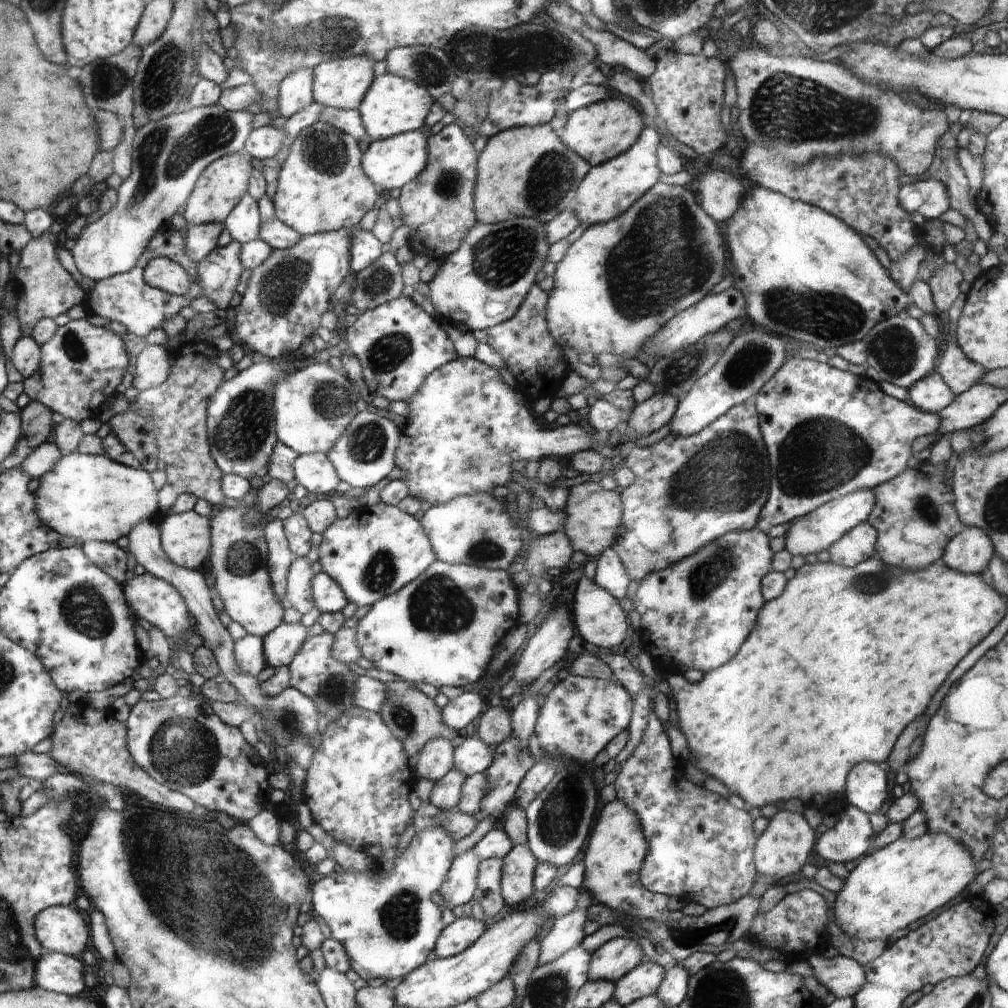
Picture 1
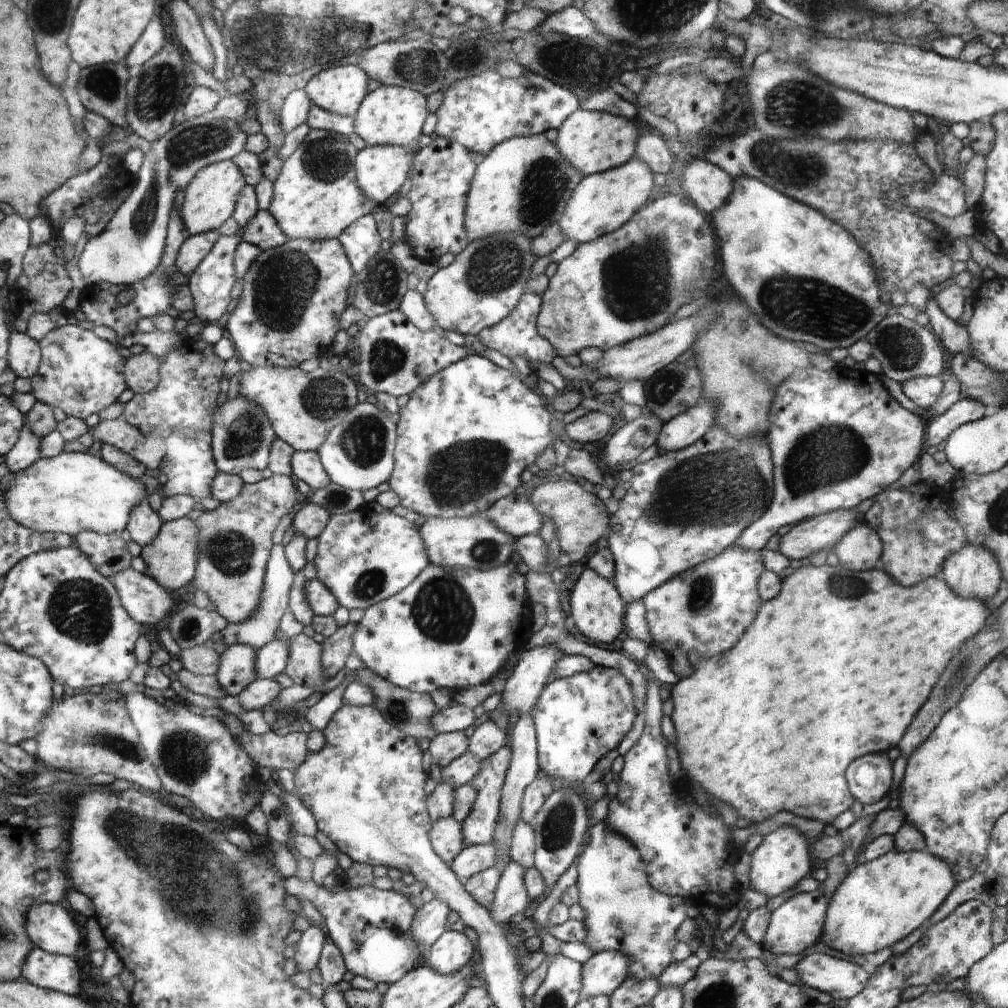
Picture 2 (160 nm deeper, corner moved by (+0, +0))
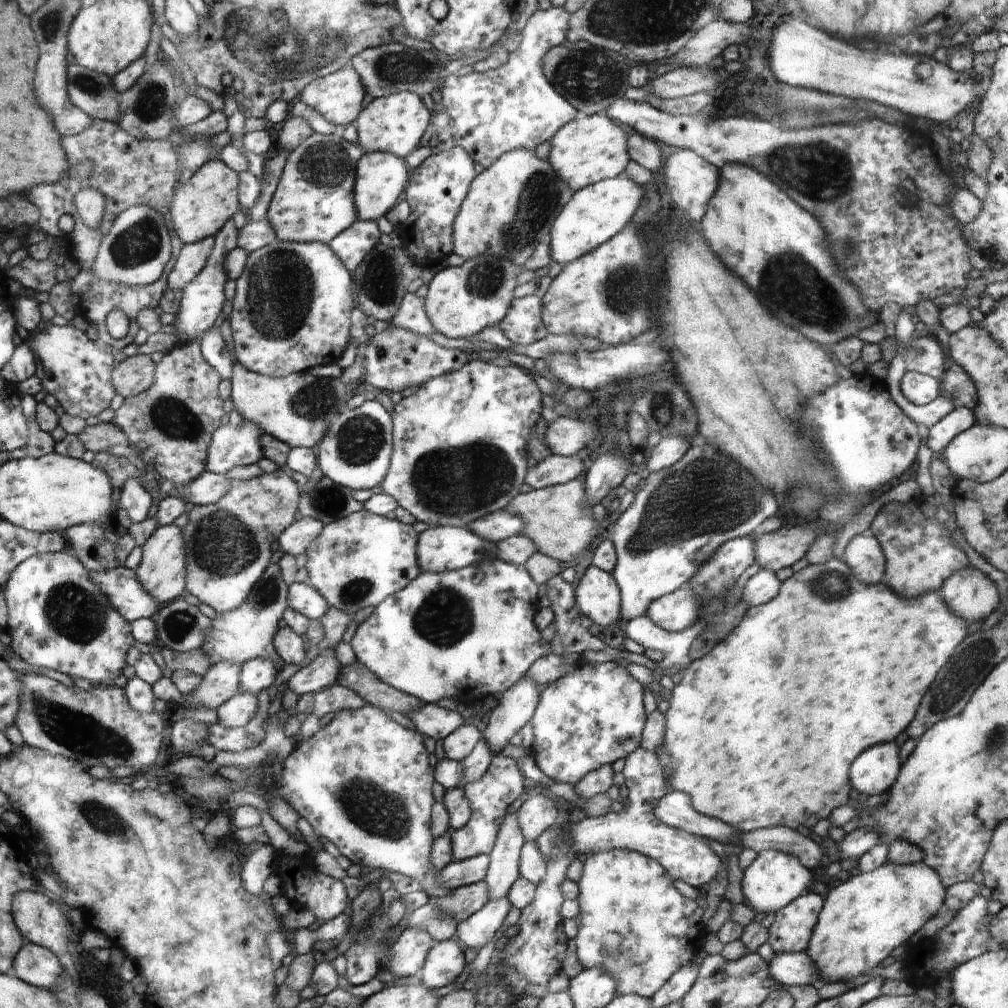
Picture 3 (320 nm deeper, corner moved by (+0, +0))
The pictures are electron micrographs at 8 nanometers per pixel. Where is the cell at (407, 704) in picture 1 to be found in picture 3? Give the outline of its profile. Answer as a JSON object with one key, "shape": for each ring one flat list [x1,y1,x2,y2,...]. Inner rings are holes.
{"shape":[[358,660,347,667,341,667,334,683,357,691,366,704,382,708,383,711,388,709,408,716,422,704,421,700,412,698,413,695,382,682,369,667]]}

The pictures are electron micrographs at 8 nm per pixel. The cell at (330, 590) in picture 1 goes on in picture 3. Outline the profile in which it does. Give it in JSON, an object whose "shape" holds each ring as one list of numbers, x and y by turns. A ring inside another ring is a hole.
{"shape":[[292,583,289,585,288,594,289,606,292,610,305,615,309,620,319,620,329,607,325,599,310,584]]}

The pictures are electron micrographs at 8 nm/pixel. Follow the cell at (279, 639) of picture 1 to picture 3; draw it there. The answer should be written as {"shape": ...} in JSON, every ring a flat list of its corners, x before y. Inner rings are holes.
{"shape":[[255,658,241,666,240,688,255,697,268,689,278,674,275,664,268,659]]}

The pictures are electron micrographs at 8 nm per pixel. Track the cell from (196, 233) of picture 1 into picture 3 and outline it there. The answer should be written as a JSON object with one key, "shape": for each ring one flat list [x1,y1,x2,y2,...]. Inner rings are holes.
{"shape":[[215,237,183,245,174,268,169,272,167,288,183,290,188,283,191,283,204,268,214,245]]}

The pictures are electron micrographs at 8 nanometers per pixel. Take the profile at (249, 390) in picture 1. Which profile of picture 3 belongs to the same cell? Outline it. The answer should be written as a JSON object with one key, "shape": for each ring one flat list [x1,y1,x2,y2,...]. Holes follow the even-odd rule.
{"shape":[[245,422,240,430,230,424,221,426,214,433,214,442,209,446,205,470,224,475,238,464,256,464,264,456,260,427]]}

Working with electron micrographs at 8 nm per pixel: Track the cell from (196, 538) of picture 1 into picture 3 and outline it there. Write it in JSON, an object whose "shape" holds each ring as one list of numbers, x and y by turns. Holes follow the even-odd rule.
{"shape":[[174,524,158,526,143,544,142,560,136,569,137,577,159,605,176,600,184,592,184,574,188,564,184,558,184,545,182,528]]}

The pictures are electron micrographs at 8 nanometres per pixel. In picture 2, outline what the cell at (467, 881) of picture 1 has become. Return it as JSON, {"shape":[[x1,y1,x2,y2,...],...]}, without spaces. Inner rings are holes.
{"shape":[[436,897,417,909,411,935,423,955,429,952,432,944,445,931,448,912,449,906]]}

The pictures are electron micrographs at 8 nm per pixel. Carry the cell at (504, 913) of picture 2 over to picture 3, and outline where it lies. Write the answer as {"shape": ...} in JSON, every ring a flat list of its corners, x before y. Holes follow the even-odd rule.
{"shape":[[490,899,484,908,457,924,455,939,463,948,482,948,499,932,511,908,508,899]]}

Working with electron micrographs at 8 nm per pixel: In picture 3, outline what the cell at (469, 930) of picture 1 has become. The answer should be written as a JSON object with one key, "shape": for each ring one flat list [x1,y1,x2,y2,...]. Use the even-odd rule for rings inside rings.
{"shape":[[455,939,438,942,426,955,420,969,420,982,428,989,437,989,455,982,465,969,464,948]]}

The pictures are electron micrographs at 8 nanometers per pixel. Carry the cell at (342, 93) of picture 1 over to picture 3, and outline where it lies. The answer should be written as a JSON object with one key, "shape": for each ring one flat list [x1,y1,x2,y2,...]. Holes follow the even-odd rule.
{"shape":[[340,69,336,73,317,78,300,94,299,100,319,112,335,127,344,129,354,124,361,114,362,100,365,96,365,85,360,75,354,69]]}

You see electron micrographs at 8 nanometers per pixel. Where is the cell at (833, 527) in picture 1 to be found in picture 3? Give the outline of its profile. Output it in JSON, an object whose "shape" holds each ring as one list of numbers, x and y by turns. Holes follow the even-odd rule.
{"shape":[[804,520,790,528,782,524,774,531,760,531,755,536,756,561,762,569,775,575,781,568,792,566,804,558,814,538,816,524,806,526]]}

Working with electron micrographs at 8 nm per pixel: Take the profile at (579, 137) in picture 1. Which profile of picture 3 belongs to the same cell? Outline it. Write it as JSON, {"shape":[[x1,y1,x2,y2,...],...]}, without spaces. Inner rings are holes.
{"shape":[[593,114,586,116,579,115,578,118,570,121,565,125,560,132,550,140,550,150,546,159,550,166,557,171,558,176,569,183,569,186,574,190,584,189,585,186,594,185,597,182,610,180,620,176,628,164,628,134,624,134,624,130,615,124,612,119,609,119,605,114]]}

